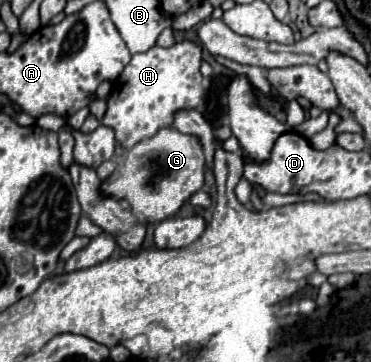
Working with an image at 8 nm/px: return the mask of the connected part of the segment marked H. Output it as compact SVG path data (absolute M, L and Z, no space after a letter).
M190 40L174 42L170 48L152 46L148 52L134 54L124 72L112 82L102 124L116 132L116 142L122 148L132 148L132 144L154 136L160 128L172 126L176 112L202 108L206 104L206 90L200 64L202 46Z

